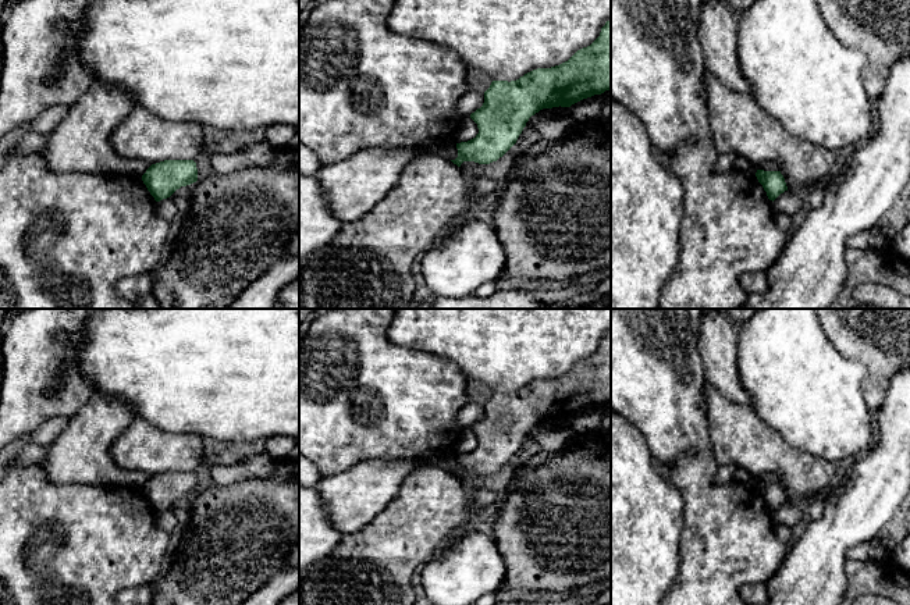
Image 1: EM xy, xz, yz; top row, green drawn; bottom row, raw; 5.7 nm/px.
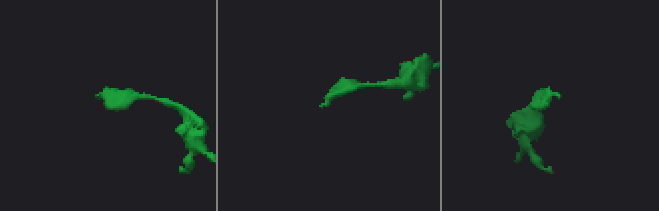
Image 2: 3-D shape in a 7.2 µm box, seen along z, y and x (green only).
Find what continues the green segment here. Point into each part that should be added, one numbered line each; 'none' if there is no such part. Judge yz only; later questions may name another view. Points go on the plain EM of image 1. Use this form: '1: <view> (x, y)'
none

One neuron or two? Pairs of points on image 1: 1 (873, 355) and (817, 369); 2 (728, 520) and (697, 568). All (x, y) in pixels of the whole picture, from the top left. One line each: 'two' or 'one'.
1: two
2: one

